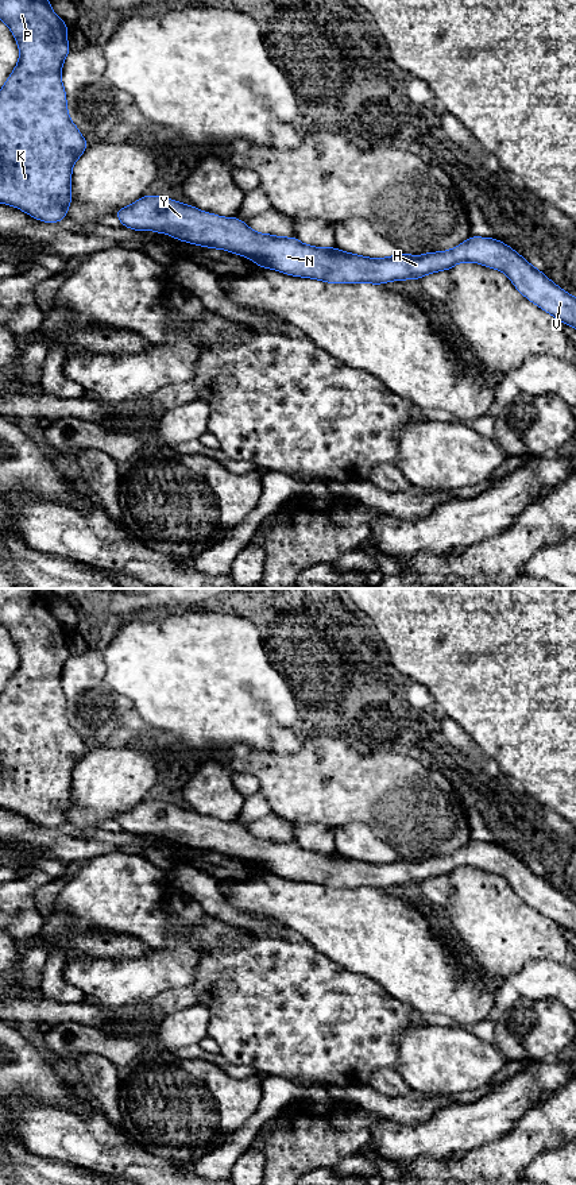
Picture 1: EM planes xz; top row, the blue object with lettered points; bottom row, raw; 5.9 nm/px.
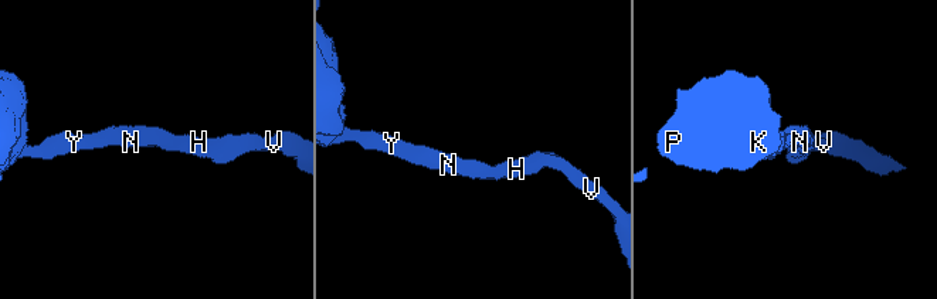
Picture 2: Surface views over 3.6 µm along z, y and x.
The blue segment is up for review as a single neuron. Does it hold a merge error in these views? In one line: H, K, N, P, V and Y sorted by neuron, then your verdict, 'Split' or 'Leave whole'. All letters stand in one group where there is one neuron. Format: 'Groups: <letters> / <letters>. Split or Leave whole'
Groups: H K N P V Y. Leave whole

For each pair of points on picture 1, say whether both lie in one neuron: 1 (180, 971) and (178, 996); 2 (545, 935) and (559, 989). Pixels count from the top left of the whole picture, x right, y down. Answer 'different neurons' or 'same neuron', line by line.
1: different neurons
2: different neurons

